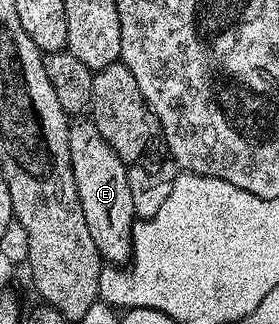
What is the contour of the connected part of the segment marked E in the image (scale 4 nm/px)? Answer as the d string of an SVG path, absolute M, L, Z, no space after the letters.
M75 121L71 123L71 132L69 133L69 149L71 153L71 164L73 165L73 173L77 181L77 191L81 197L81 207L85 213L85 221L89 225L89 233L93 233L93 245L97 245L99 254L103 256L104 260L111 265L123 265L132 258L133 255L133 240L135 237L135 224L137 216L133 209L133 193L129 193L129 177L127 176L128 164L124 163L121 157L117 157L117 153L108 143L101 137L101 133L94 125L94 122L87 121L87 123L79 123L83 121Z

